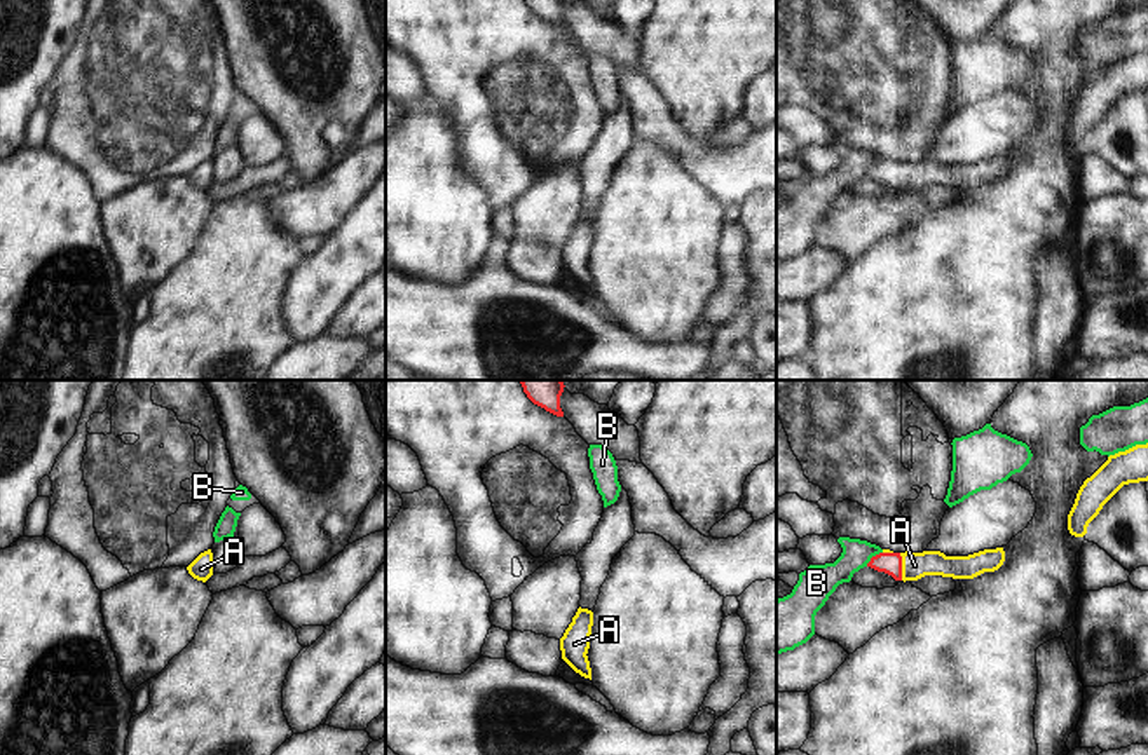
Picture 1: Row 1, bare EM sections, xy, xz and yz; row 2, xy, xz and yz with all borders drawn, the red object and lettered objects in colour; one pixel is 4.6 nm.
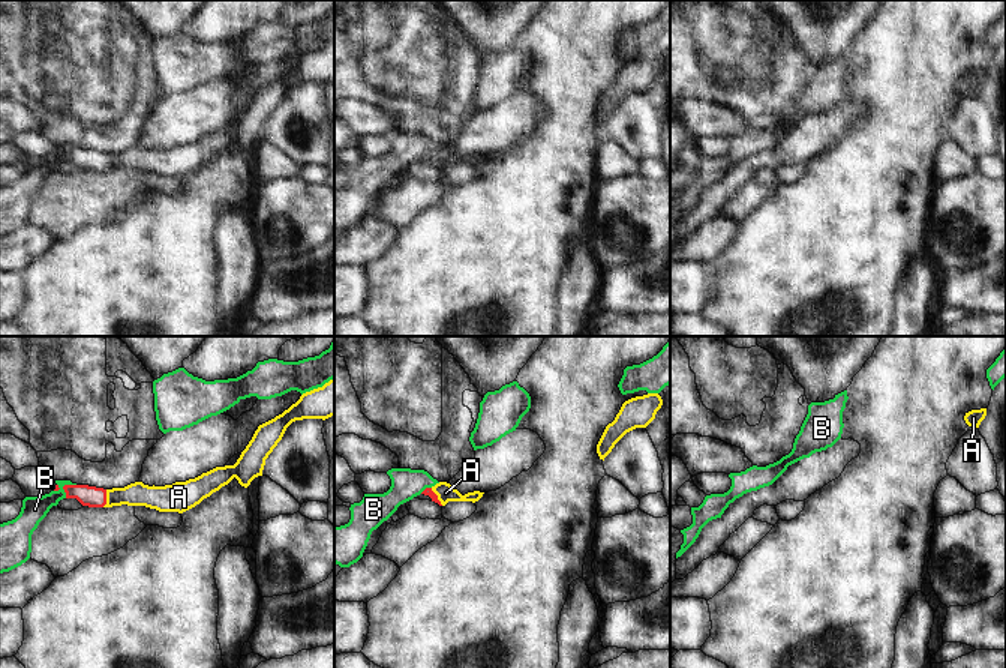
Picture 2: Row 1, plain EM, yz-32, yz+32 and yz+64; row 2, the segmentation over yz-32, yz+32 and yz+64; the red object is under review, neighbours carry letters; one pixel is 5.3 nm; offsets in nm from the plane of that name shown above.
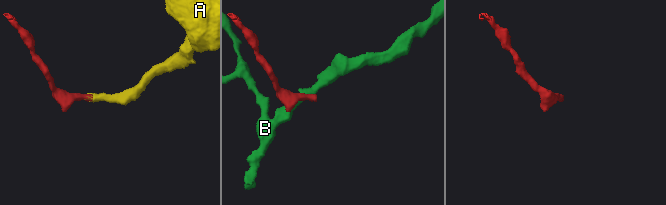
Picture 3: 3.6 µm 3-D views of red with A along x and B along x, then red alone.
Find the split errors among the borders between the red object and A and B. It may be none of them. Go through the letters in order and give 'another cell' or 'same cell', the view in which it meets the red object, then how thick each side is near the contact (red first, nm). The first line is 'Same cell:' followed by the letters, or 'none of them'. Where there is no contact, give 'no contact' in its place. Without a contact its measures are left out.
Same cell: A
A: same cell; meets red in yz; 100 nm thick on the red side, 130 nm on the other
B: another cell; meets red in yz; 100 nm thick on the red side, 140 nm on the other

